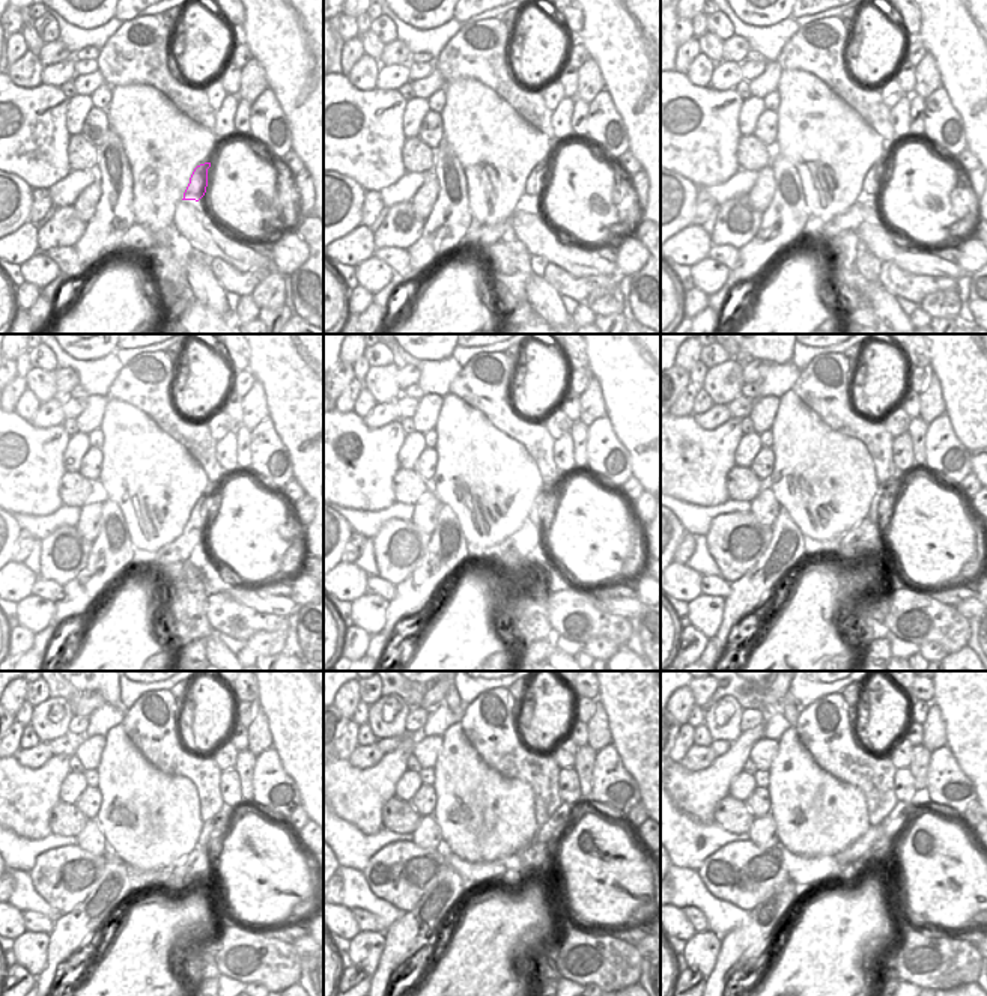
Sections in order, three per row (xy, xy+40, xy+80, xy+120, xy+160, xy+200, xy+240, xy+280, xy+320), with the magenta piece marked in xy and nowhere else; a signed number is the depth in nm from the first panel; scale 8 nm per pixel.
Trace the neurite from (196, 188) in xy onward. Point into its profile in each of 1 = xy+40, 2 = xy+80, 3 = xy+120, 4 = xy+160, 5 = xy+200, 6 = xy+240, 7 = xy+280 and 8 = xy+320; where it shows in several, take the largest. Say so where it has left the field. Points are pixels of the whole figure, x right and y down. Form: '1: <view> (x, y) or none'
1: xy+40 (534, 185)
2: xy+80 (871, 182)
3: xy+120 (197, 519)
4: xy+160 (554, 488)
5: xy+200 (888, 489)
6: xy+240 (212, 829)
7: xy+280 (558, 820)
8: xy+320 (898, 817)

